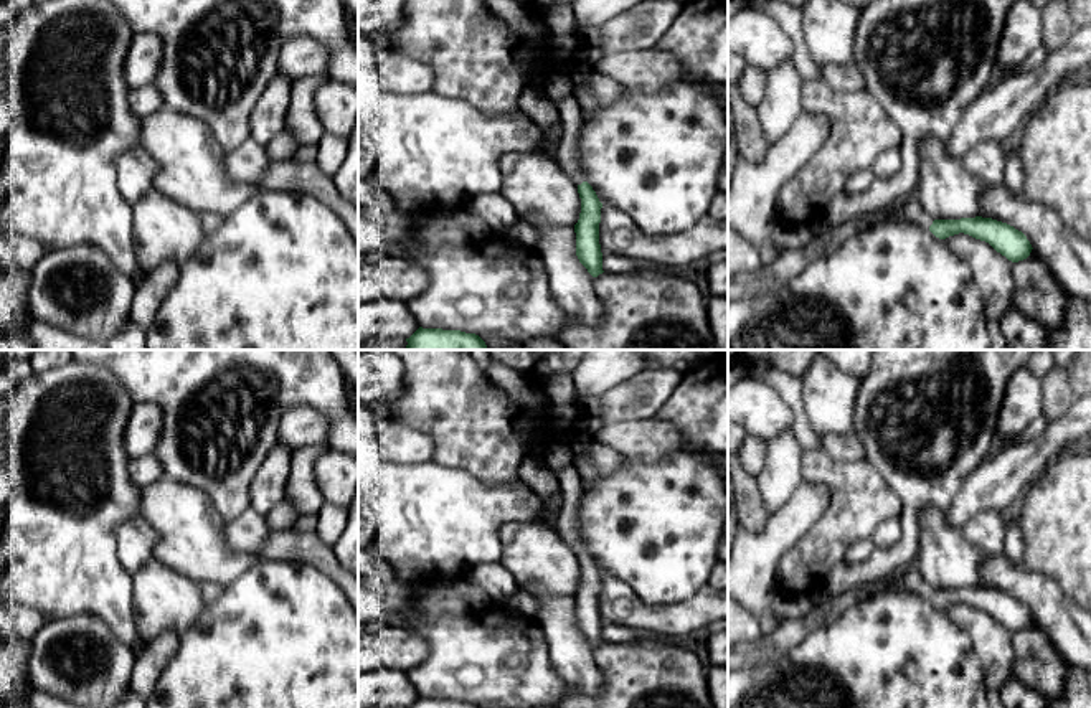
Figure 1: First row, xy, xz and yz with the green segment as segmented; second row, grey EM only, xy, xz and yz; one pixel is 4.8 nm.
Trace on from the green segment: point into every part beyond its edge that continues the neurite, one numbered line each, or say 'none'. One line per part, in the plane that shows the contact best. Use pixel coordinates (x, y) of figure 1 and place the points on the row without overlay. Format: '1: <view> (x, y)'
1: yz (911, 581)

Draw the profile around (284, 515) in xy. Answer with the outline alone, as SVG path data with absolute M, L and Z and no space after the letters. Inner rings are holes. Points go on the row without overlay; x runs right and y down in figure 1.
M284 498L266 515L266 520L271 531L277 531L294 528L299 517L294 503Z

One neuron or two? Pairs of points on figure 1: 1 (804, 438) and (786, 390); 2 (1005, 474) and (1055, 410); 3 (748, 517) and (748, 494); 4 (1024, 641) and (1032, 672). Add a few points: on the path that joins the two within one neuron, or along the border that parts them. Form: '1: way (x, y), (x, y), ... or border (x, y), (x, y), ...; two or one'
1: way (801, 426), (794, 401); one
2: border (1073, 401), (1050, 423); two
3: way (748, 512), (748, 499); one
4: way (1029, 649), (1032, 664); one

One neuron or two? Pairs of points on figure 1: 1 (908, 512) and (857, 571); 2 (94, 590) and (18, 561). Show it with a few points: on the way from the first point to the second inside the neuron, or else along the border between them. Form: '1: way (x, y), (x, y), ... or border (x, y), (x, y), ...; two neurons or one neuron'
1: way (908, 532), (908, 540), (877, 566); one neuron
2: way (76, 571), (61, 561), (37, 561); one neuron

